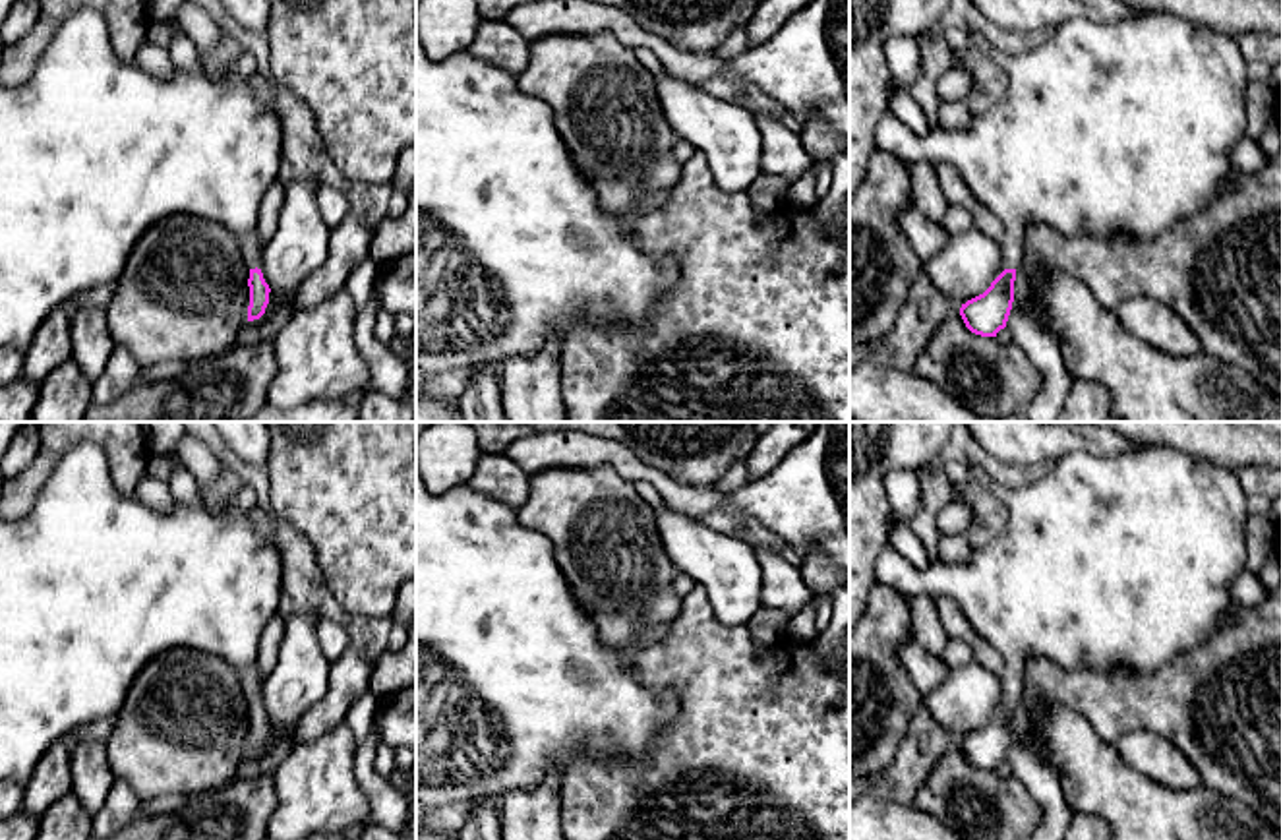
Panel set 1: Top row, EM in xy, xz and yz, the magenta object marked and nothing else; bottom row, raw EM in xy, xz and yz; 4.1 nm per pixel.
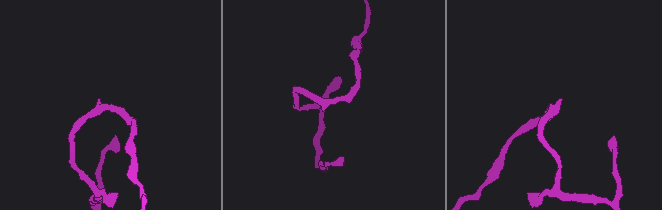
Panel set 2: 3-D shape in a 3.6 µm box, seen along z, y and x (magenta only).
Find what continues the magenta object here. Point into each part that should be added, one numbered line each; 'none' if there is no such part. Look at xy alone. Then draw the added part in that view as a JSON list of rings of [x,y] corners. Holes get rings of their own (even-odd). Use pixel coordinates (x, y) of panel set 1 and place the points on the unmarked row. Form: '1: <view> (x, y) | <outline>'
1: xy (93, 585) | [[[85,441],[62,457],[27,517],[17,521],[0,519],[0,780],[14,780],[25,786],[50,745],[68,739],[75,728],[118,714],[141,668],[172,648],[194,648],[223,658],[240,675],[248,701],[255,703],[259,699],[259,675],[253,660],[263,627],[279,612],[284,590],[284,563],[279,548],[265,542],[250,523],[248,511],[255,505],[259,505],[255,490],[244,486],[230,499],[226,513],[207,505],[186,507],[178,503],[170,511],[155,511],[135,495],[120,494],[112,484],[104,451]]]

